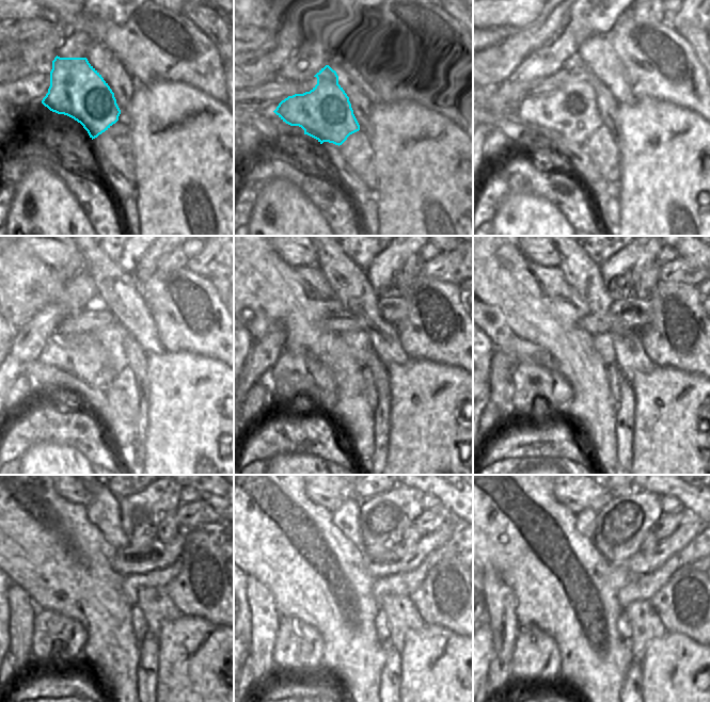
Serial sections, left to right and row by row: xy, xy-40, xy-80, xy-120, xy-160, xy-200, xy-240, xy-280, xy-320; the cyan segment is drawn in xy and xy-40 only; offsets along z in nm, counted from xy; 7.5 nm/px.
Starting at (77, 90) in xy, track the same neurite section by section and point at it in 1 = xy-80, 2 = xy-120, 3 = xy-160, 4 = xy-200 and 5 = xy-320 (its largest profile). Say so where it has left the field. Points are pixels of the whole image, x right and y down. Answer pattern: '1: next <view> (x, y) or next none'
1: next xy-80 (571, 111)
2: next xy-120 (96, 357)
3: next xy-160 (294, 376)
4: next xy-200 (532, 384)
5: next xy-320 (536, 657)

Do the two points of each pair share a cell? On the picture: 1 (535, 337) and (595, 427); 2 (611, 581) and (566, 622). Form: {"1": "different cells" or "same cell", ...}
{"1": "same cell", "2": "same cell"}

